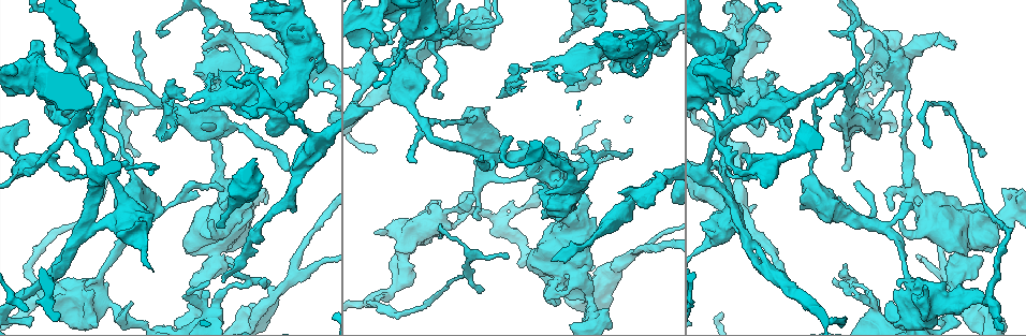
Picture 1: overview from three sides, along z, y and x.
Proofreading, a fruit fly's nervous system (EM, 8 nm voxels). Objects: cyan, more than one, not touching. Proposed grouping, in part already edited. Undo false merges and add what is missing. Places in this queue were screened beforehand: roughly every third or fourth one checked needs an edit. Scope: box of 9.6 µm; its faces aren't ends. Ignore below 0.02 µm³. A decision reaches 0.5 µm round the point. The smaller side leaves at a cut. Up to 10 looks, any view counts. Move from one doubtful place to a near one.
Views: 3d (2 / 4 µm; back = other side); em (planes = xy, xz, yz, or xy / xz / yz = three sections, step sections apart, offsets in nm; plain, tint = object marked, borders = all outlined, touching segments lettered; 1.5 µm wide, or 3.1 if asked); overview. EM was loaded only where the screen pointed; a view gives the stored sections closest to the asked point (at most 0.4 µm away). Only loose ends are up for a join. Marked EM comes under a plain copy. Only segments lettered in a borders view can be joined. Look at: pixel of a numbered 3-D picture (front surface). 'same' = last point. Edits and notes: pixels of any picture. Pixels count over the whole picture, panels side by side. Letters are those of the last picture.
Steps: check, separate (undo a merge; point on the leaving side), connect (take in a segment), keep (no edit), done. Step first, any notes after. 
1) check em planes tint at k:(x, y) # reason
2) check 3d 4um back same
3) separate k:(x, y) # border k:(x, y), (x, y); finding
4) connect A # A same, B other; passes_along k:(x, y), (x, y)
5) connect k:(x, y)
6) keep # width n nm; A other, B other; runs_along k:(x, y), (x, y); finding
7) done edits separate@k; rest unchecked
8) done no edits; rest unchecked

check 3d 2um at 1:(223, 281) # free end

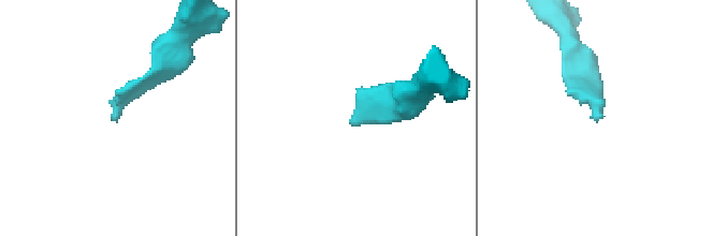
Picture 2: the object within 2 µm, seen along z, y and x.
check em yz step 8 tint at 2:(601, 118)

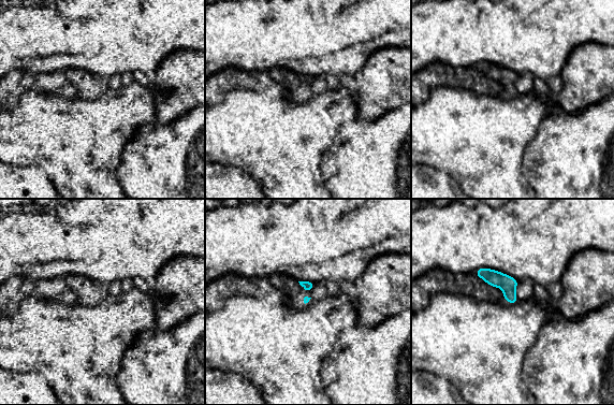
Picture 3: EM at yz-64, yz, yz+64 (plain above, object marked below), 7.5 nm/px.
check em planes borders same

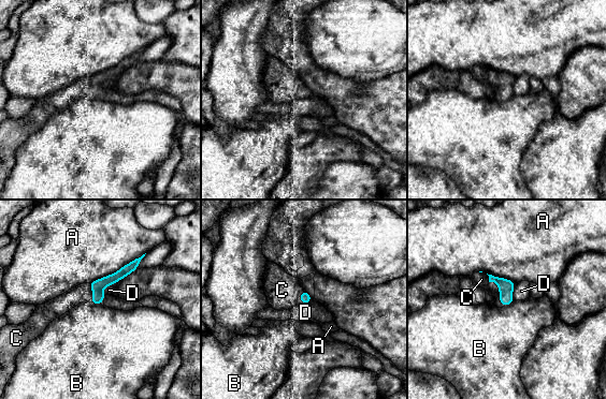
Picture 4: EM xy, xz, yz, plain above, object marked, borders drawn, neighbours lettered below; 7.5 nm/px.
connect 4:(481, 279) # A other, B other, C same, D other; it goes on there

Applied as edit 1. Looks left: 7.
check em xy step 4 borders at 1:(564, 42) # free end

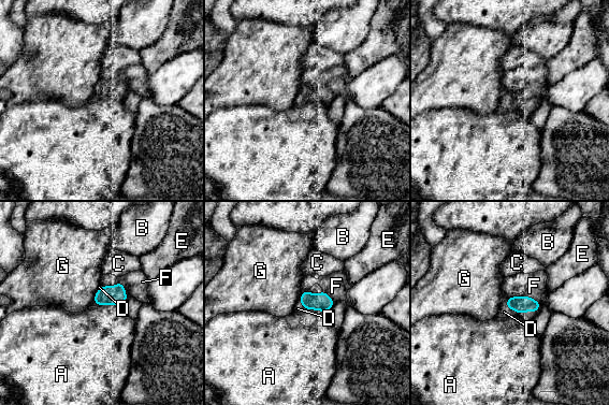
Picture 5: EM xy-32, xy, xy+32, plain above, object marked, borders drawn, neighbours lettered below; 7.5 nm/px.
connect 5:(504, 312) # A other, B other, C other, D same, E other, F other, G other; passes_along 5:(520, 304), (520, 312), (504, 312); it goes on there

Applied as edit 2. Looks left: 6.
check overview # redraw

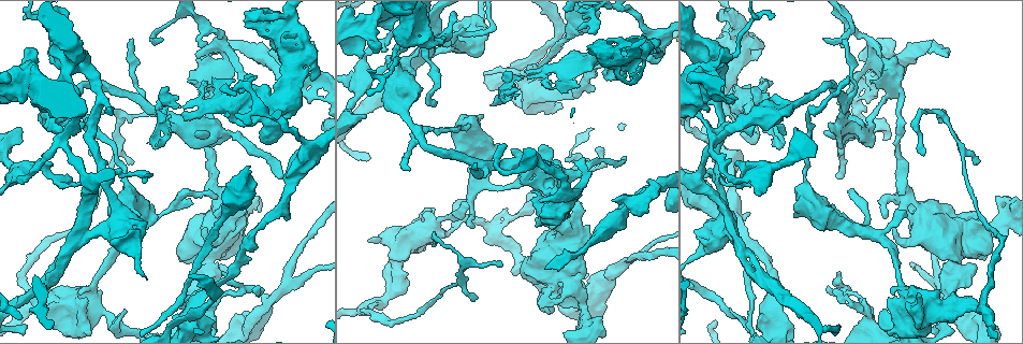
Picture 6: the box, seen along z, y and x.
check em planes tint at 6:(893, 294) # free end

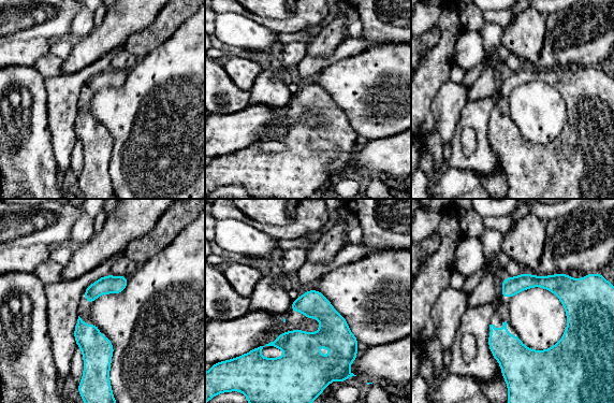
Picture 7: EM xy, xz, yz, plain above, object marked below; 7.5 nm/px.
check em planes borders same # what lies round it

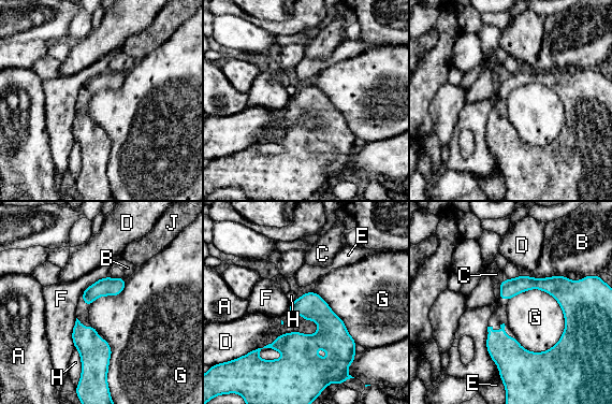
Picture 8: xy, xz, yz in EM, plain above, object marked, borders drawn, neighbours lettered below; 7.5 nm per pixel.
keep # longest_contact G 500 nm; A other, B other, C other, D other, E other, F other, G other, H other, J other; no lettered segment goes on from it

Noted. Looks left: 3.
check em yz step 4 borders at 6:(547, 267) # free end

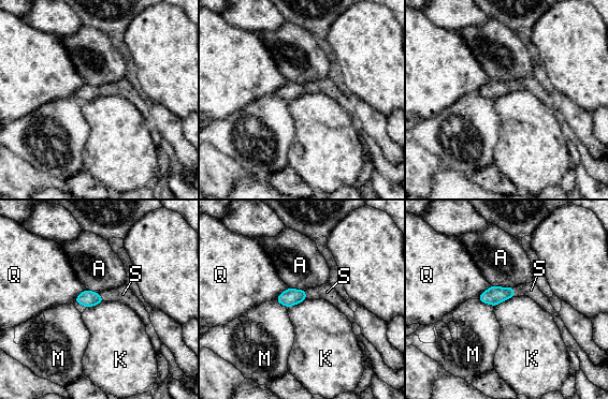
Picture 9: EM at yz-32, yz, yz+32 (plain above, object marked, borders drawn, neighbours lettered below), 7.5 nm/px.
connect 9:(531, 290) # longest_contact A 180 nm; A other, K other, M other, Q other, S same; passes_along 9:(494, 295), (514, 292), (531, 290); the neuron continues

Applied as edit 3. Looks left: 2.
done edits connect@4, connect@5, connect@9; rest unchecked

